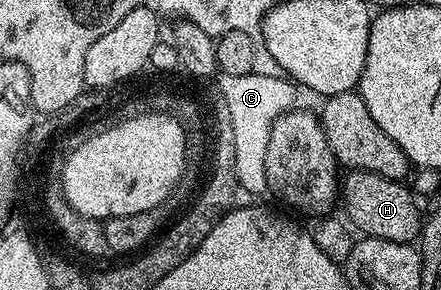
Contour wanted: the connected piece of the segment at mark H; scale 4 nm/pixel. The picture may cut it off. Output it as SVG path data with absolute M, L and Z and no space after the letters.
M366 170L348 171L343 178L343 206L344 202L344 217L358 231L361 229L360 233L364 237L412 243L413 237L416 239L422 233L421 202L404 181Z

